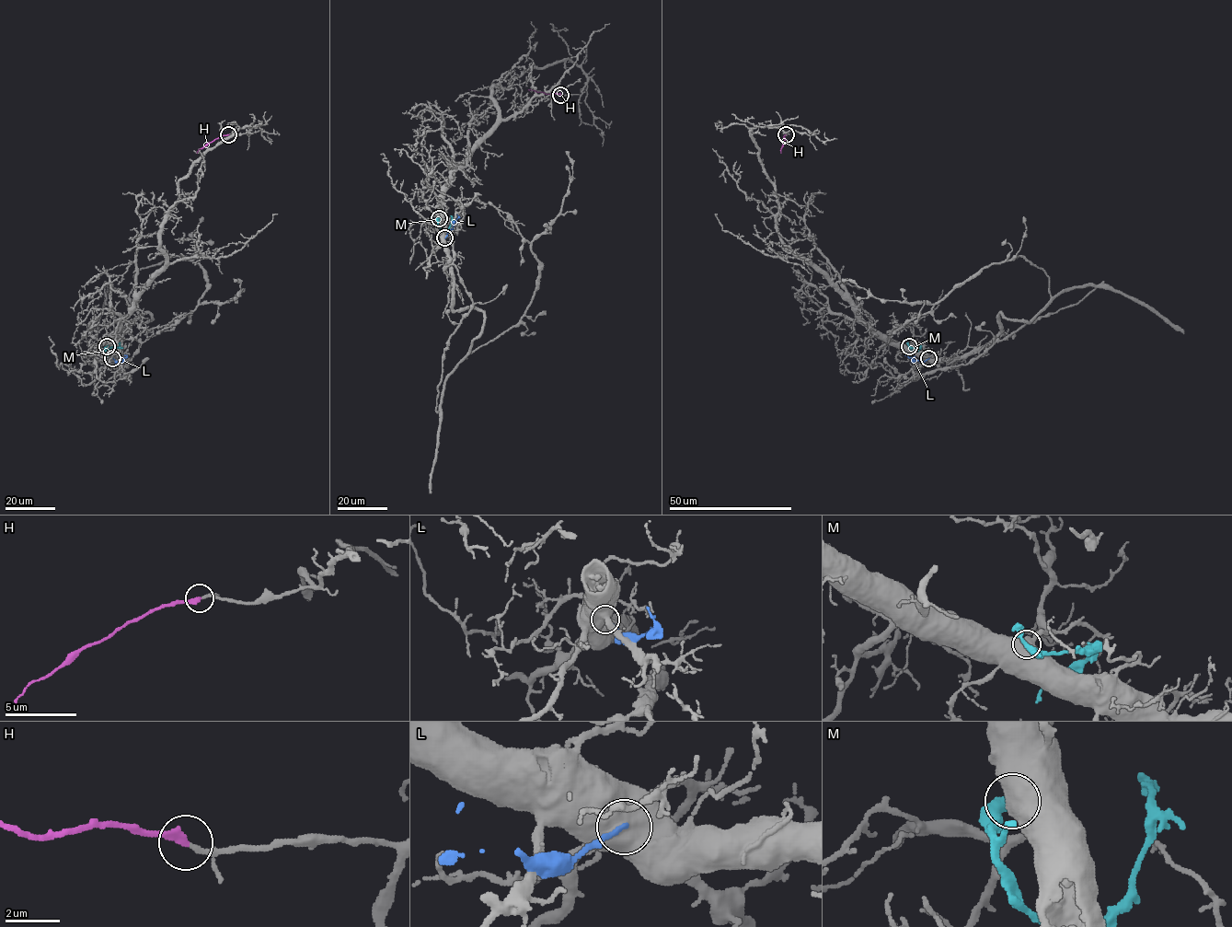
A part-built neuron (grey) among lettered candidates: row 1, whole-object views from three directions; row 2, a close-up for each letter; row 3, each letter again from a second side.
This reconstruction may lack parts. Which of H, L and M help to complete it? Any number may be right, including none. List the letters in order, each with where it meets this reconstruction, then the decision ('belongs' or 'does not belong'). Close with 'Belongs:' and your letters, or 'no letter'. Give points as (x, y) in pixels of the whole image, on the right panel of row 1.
H: (786, 134) | belongs
L: (928, 358) | does not belong
M: (909, 346) | does not belong
Belongs: H

